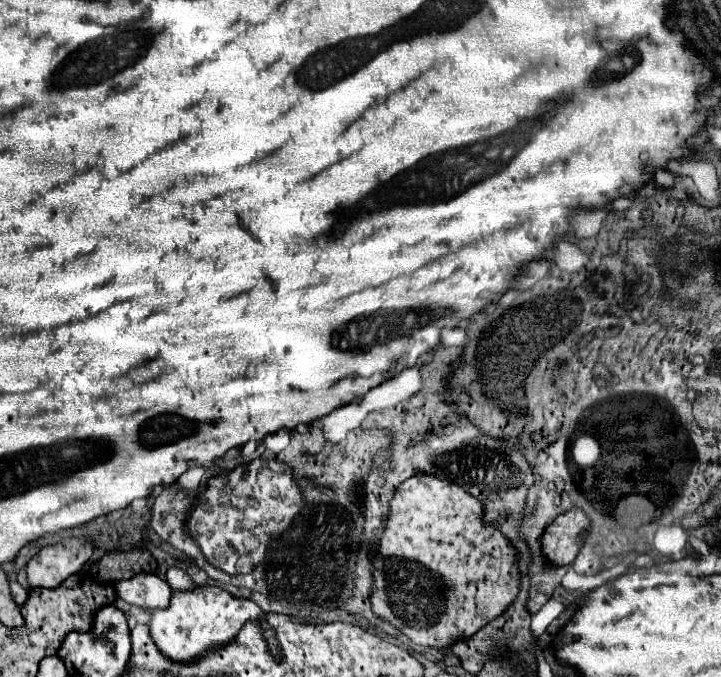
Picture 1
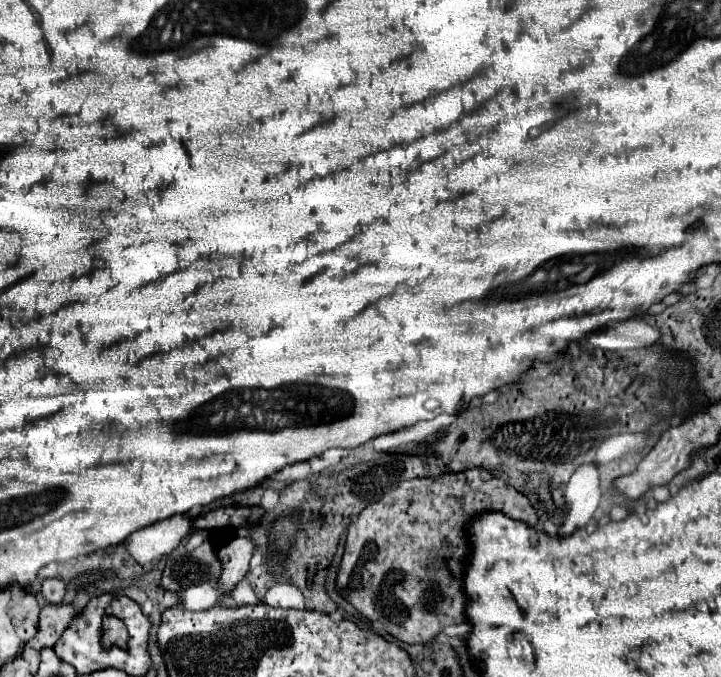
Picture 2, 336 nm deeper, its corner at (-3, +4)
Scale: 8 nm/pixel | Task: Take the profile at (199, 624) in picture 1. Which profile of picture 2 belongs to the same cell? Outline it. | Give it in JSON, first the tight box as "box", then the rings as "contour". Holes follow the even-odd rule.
{"box":[216,537,254,591],"contour":[[[236,537],[228,545],[216,551],[216,557],[222,567],[222,573],[216,581],[220,589],[230,591],[244,579],[250,565],[252,551],[254,551],[254,543],[248,537]]]}

